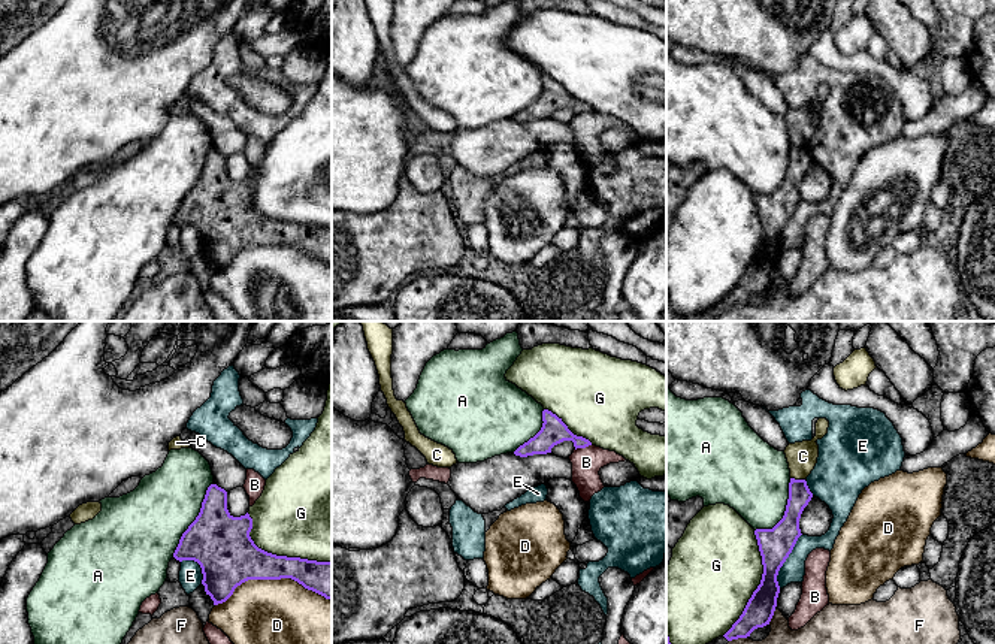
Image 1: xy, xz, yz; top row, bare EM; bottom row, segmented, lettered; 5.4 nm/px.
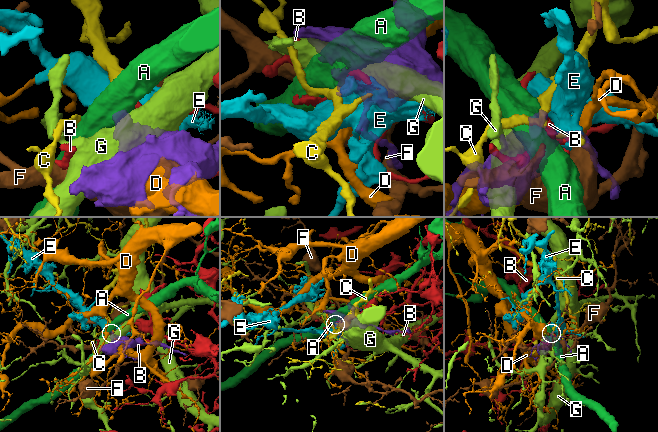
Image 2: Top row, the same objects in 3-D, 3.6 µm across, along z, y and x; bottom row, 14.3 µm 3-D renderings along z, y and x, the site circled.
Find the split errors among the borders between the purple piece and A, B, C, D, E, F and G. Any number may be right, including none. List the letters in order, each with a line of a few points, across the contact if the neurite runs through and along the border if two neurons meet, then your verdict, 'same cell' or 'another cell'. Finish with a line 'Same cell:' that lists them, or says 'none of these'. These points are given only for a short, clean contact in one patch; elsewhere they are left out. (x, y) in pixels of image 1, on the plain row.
A: another cell
B: another cell
C: line yz (791, 142), (804, 145); another cell
D: another cell
E: another cell
F: another cell
G: another cell
Same cell: none of these

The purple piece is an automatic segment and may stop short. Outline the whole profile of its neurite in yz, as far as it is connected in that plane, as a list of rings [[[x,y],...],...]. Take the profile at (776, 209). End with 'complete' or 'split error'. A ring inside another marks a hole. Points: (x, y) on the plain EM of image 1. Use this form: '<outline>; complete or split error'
[[[790,143],[789,164],[783,184],[772,194],[754,196],[762,221],[763,239],[760,250],[753,257],[743,279],[723,300],[728,306],[747,303],[754,294],[769,290],[780,258],[777,241],[798,203],[802,200],[799,184],[811,163],[813,158],[805,145]]]; complete

